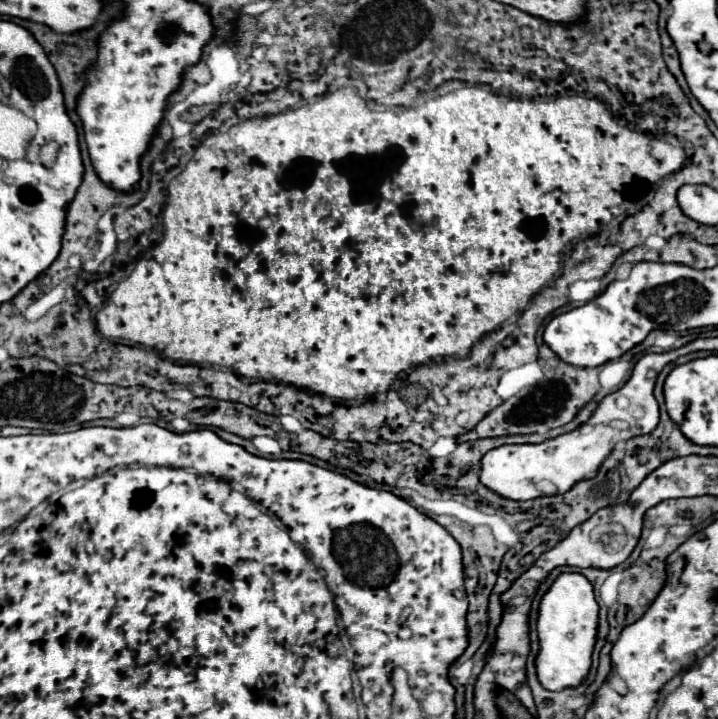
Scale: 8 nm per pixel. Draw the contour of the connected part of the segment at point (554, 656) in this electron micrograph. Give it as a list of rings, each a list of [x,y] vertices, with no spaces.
[[[562,572],[538,606],[538,640],[540,652],[536,656],[536,674],[546,690],[564,690],[578,686],[588,670],[590,656],[596,642],[598,628],[598,602],[592,592],[592,584],[580,572]]]

